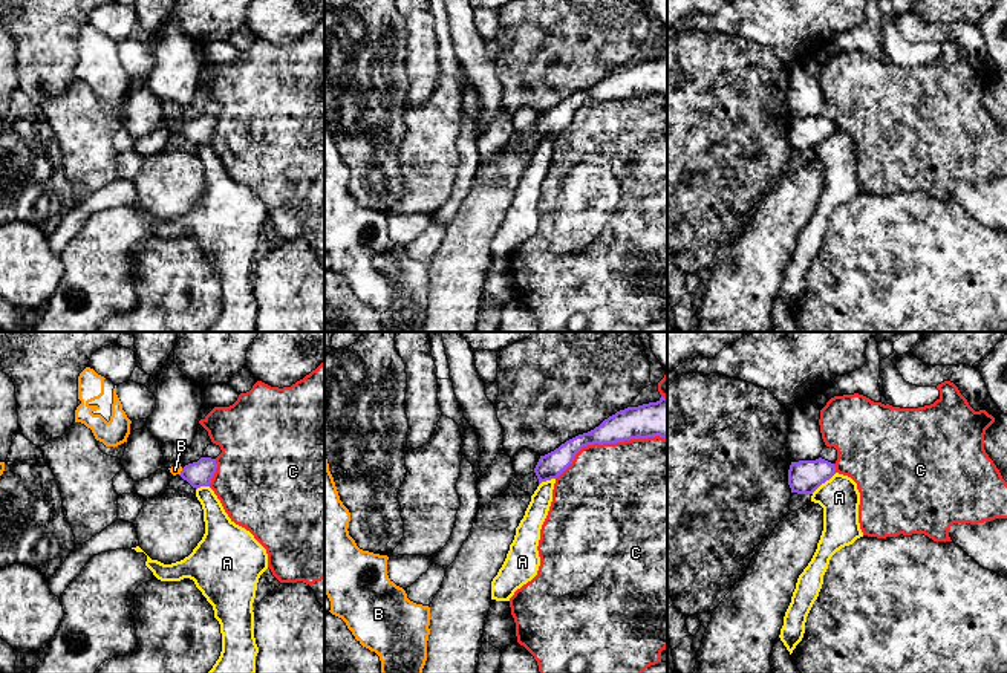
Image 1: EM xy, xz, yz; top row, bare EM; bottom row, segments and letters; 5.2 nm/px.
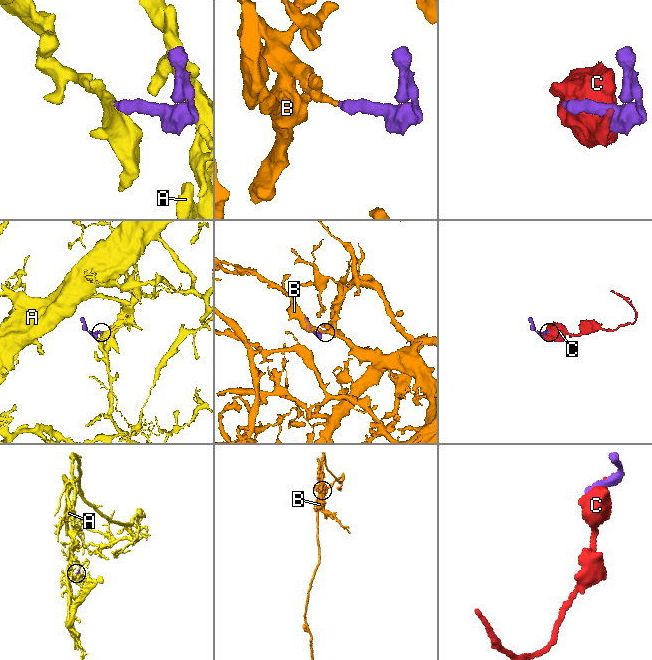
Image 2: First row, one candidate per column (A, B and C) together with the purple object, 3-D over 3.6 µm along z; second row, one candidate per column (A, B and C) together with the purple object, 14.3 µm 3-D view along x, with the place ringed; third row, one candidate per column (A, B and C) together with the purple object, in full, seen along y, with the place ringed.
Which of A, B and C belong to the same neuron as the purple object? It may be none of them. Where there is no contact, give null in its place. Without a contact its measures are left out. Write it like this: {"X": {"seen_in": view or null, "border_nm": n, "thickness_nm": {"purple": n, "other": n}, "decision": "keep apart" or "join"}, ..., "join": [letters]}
{"A": {"seen_in": "yz", "border_nm": 170, "thickness_nm": {"purple": 180, "other": 200}, "decision": "keep apart"}, "B": {"seen_in": "xy", "border_nm": 40, "thickness_nm": {"purple": 130, "other": 50}, "decision": "join"}, "C": {"seen_in": "xz", "border_nm": 600, "thickness_nm": {"purple": 180, "other": 500}, "decision": "keep apart"}, "join": ["B"]}

